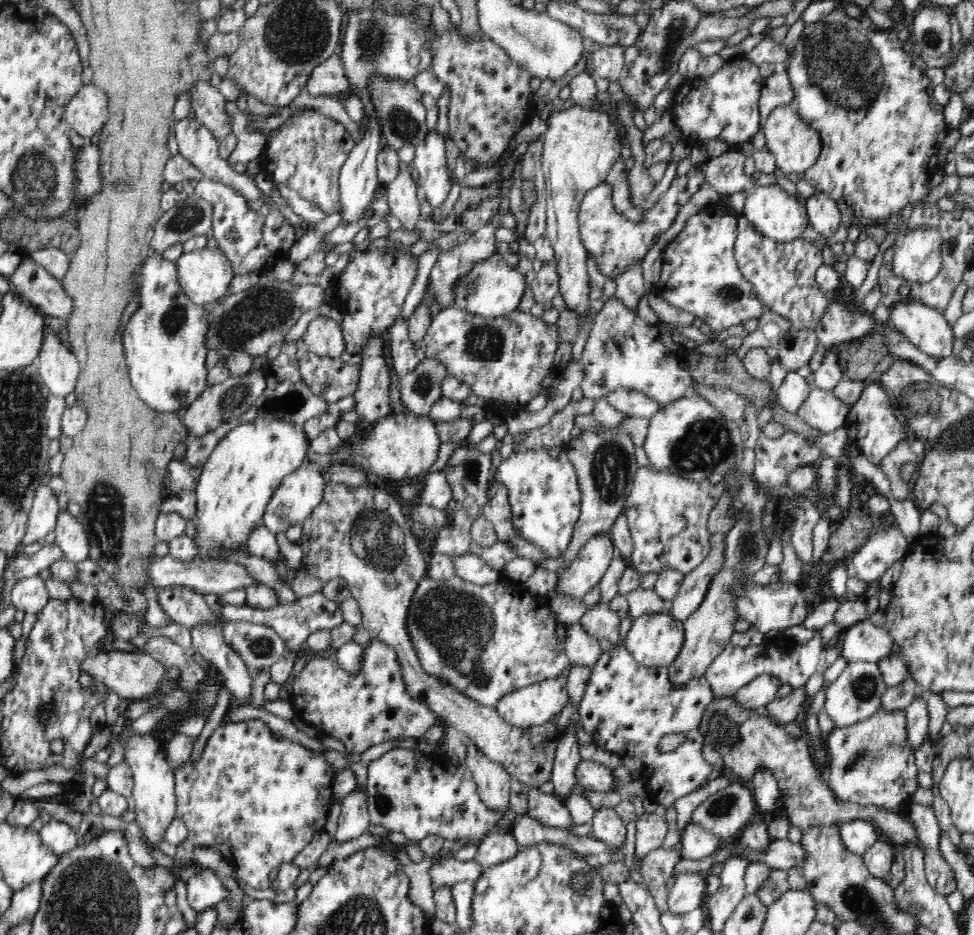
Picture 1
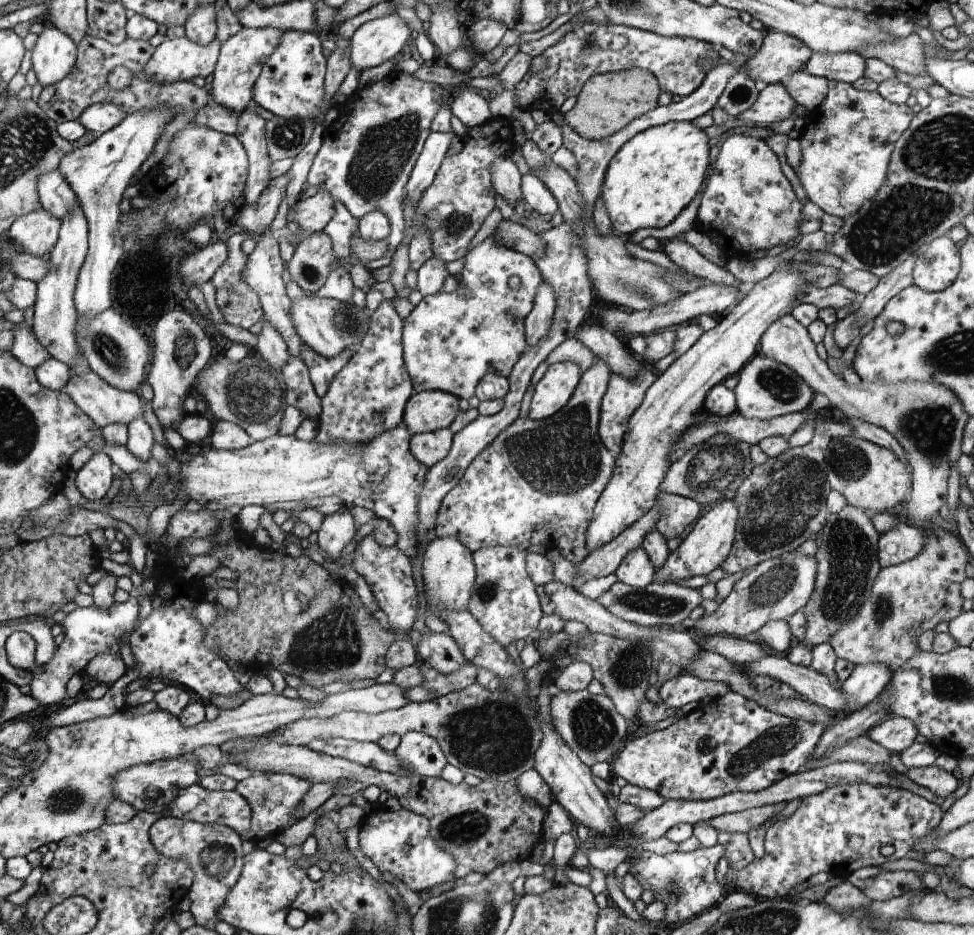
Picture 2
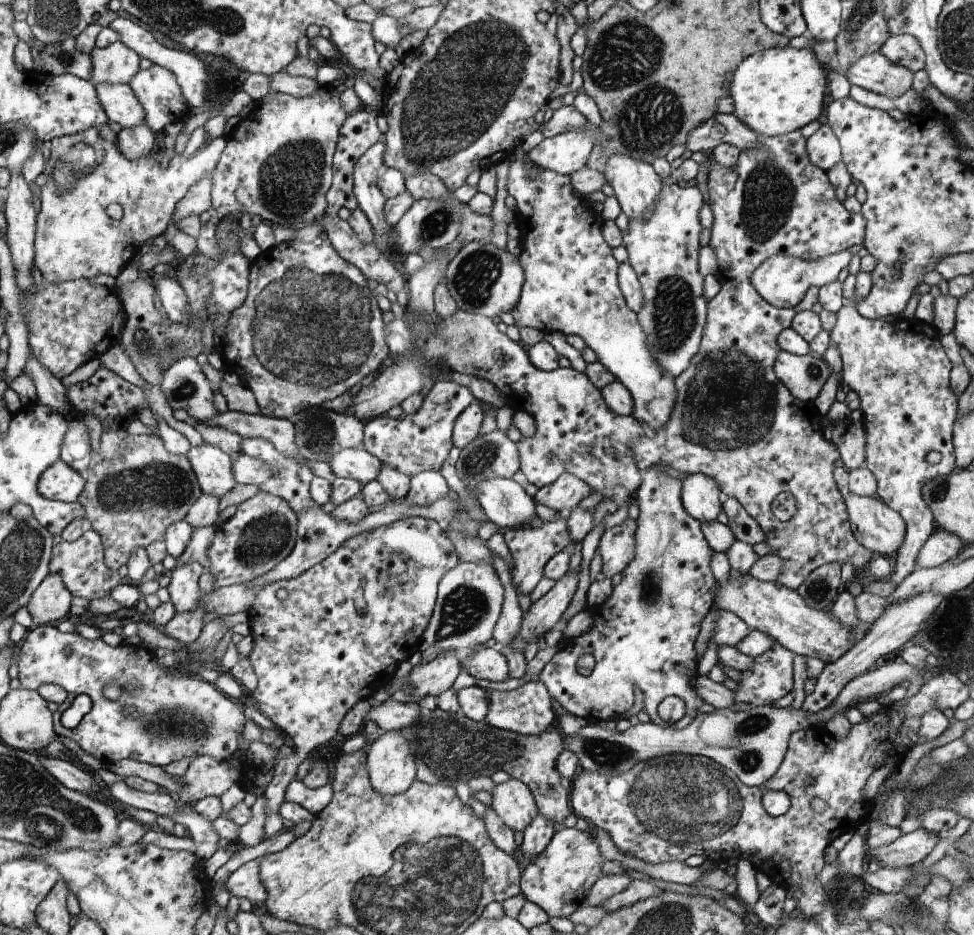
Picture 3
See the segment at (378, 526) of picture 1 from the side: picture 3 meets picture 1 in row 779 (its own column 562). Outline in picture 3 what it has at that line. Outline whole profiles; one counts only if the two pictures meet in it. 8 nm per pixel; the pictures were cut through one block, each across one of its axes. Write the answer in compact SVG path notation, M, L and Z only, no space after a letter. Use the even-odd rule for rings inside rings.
M558 518L554 522L543 522L542 526L533 528L530 525L518 526L518 528L502 531L504 540L512 556L512 570L510 578L518 594L530 596L541 578L545 576L545 565L556 554L562 552L570 544L568 518Z

